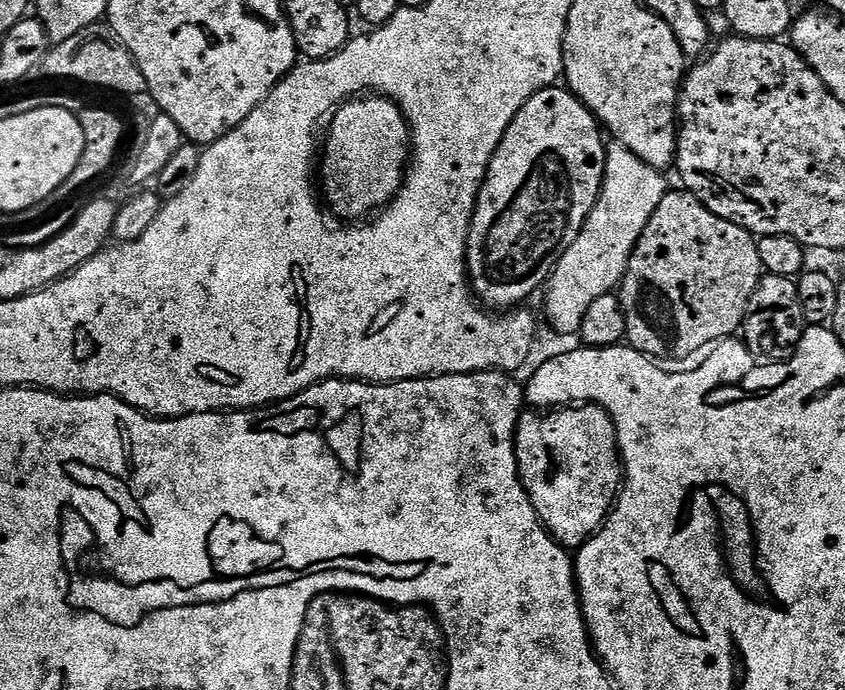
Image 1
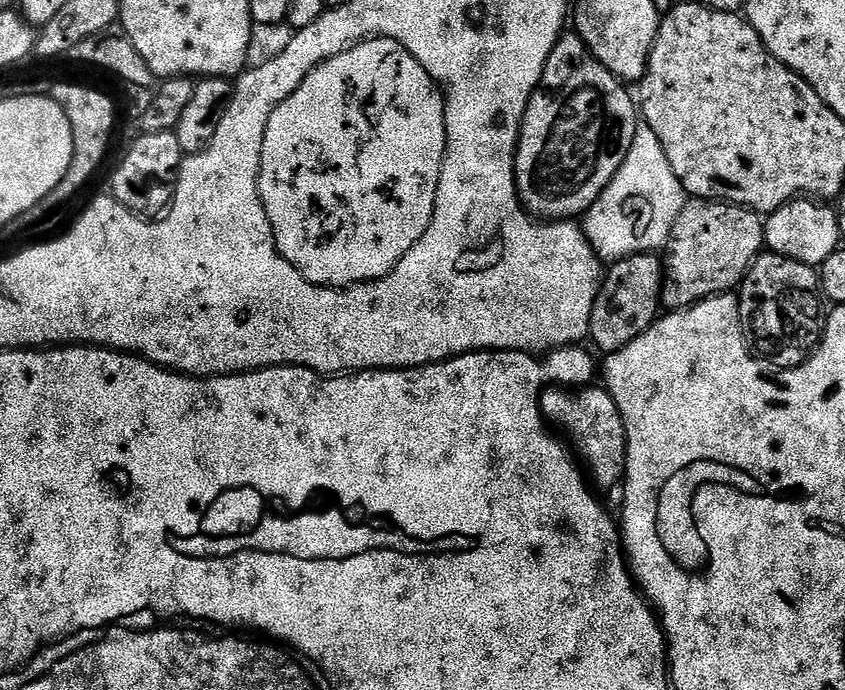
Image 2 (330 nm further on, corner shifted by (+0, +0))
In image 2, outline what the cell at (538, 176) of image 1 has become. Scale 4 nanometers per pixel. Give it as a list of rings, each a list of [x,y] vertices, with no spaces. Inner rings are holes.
[[[565,31],[554,46],[546,70],[540,79],[540,85],[536,87],[530,102],[526,106],[526,114],[520,123],[520,141],[516,144],[516,189],[520,192],[520,203],[528,209],[533,217],[544,222],[551,222],[576,218],[576,215],[579,217],[581,214],[587,213],[593,202],[602,194],[602,190],[614,178],[614,174],[618,174],[622,162],[626,162],[626,154],[630,154],[630,146],[634,146],[634,134],[638,123],[637,101],[634,99],[633,93],[631,96],[624,88],[627,88],[625,81],[619,80],[614,74],[610,74],[610,70],[606,70],[606,66],[602,66],[602,62],[593,58],[590,49],[586,47],[582,38],[576,35],[575,31]]]

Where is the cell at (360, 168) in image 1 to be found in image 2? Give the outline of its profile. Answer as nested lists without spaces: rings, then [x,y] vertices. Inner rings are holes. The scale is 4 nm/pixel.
[[[378,36],[370,40],[361,40],[350,50],[322,62],[310,73],[270,114],[270,122],[266,122],[266,138],[262,138],[262,158],[260,159],[260,201],[266,210],[266,218],[272,227],[276,239],[276,248],[302,278],[319,288],[350,288],[354,284],[369,284],[372,280],[380,280],[402,262],[402,258],[426,234],[432,221],[440,171],[444,165],[446,154],[446,122],[444,121],[444,93],[439,86],[426,74],[422,62],[406,50],[396,40]]]

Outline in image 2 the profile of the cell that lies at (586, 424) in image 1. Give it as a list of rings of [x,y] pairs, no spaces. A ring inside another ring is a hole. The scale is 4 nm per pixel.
[[[558,386],[545,387],[540,394],[540,412],[547,421],[562,422],[570,430],[576,442],[572,444],[579,459],[586,464],[591,478],[602,488],[616,487],[621,483],[627,464],[628,441],[620,411],[607,389],[598,387],[572,396],[567,389]]]

